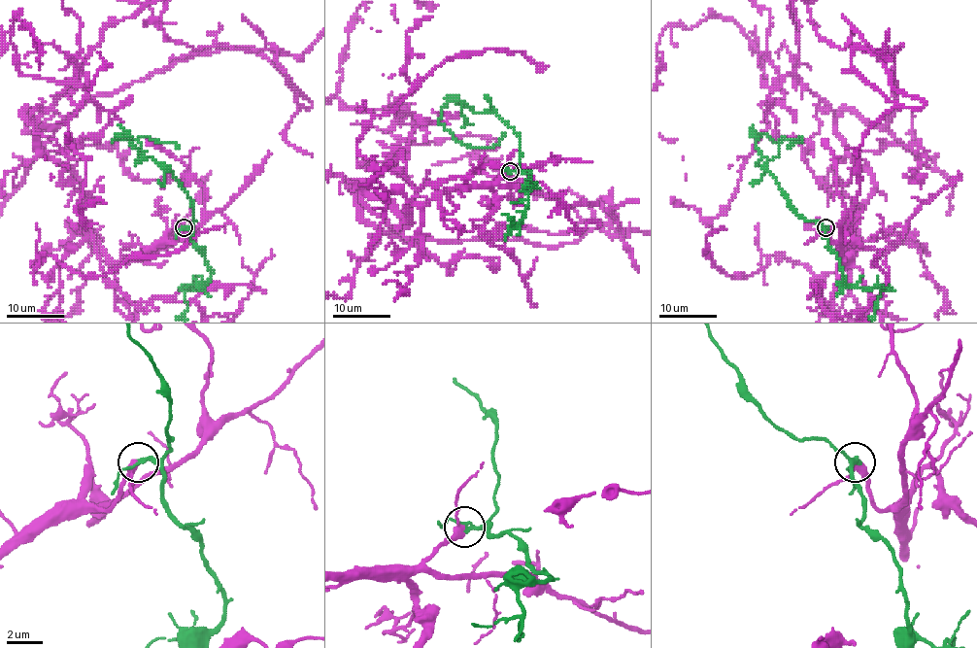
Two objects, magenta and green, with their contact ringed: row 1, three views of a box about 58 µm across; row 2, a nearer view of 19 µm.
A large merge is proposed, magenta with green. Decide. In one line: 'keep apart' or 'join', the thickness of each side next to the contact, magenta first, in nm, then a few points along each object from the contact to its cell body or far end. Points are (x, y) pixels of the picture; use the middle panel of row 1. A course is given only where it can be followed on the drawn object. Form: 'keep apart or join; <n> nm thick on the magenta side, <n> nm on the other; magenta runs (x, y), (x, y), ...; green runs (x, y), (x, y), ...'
join; 320 nm thick on the magenta side, 200 nm on the other; green runs (510, 171), (520, 142), (507, 123), (454, 98), (442, 109), (439, 121), (465, 145), (491, 148), (504, 132)

